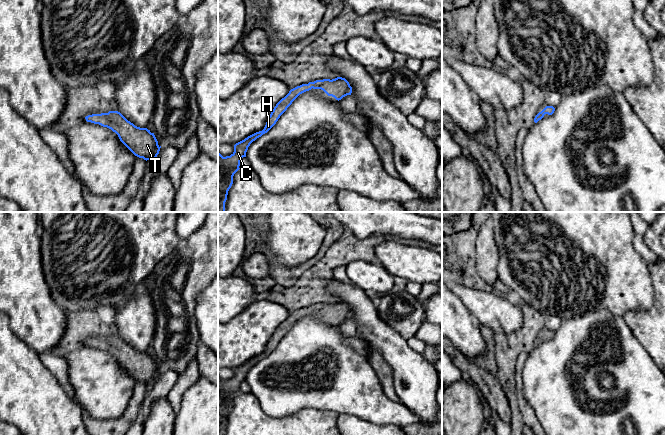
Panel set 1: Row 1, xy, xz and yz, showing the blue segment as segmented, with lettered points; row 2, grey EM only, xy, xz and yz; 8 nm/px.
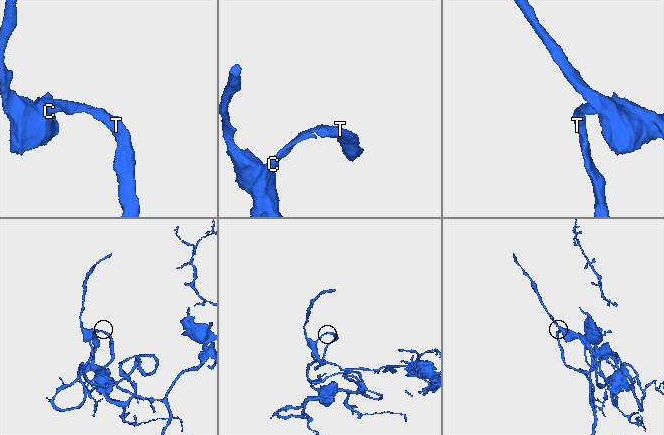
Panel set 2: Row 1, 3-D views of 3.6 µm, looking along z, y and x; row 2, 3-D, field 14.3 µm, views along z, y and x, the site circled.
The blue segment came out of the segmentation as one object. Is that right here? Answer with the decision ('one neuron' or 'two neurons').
one neuron

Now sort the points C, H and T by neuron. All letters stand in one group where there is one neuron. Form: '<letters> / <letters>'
C H T

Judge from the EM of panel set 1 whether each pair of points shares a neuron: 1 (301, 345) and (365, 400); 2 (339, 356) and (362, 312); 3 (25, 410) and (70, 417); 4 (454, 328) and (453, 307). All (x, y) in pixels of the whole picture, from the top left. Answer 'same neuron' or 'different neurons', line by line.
1: same neuron
2: different neurons
3: same neuron
4: same neuron

